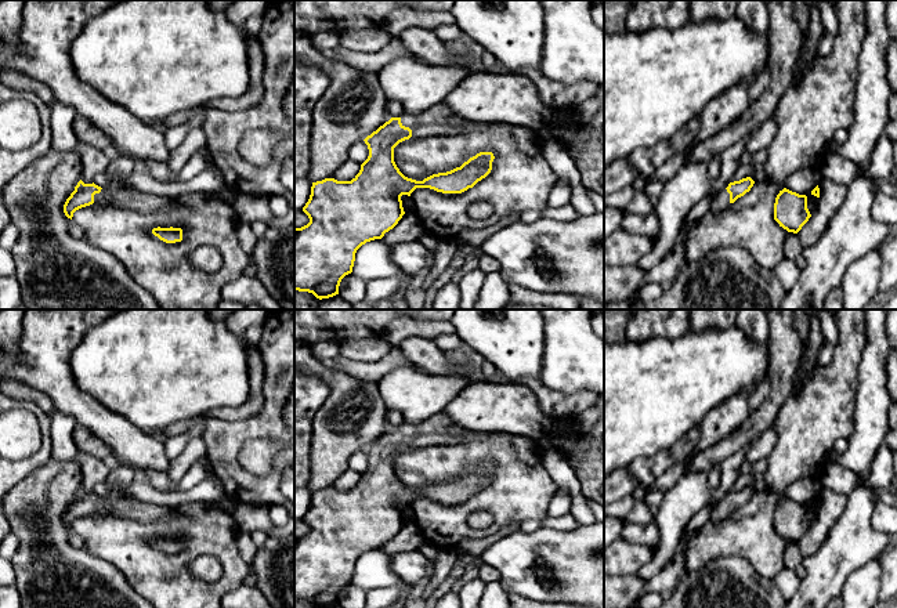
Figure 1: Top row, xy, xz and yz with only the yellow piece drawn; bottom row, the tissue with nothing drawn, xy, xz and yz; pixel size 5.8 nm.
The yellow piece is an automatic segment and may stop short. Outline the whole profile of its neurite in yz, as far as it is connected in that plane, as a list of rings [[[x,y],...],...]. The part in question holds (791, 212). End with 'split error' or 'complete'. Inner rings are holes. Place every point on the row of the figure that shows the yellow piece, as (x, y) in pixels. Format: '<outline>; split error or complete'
[[[786,188],[780,191],[774,203],[774,220],[788,232],[797,234],[811,217],[807,196]]]; complete

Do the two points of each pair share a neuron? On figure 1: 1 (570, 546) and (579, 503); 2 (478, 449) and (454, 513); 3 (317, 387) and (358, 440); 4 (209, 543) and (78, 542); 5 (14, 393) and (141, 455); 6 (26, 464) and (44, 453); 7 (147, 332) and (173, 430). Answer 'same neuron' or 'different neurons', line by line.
1: different neurons
2: same neuron
3: different neurons
4: different neurons
5: different neurons
6: same neuron
7: different neurons

